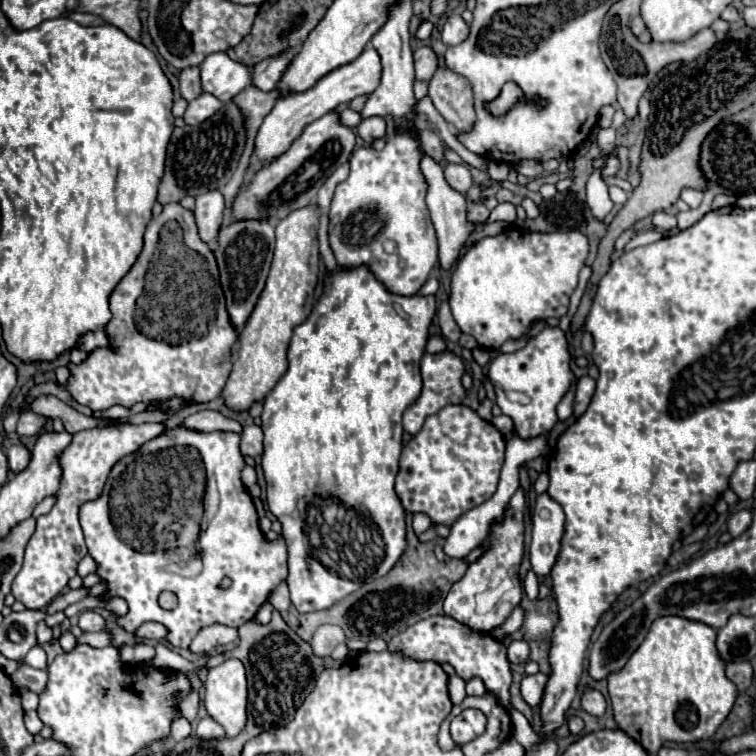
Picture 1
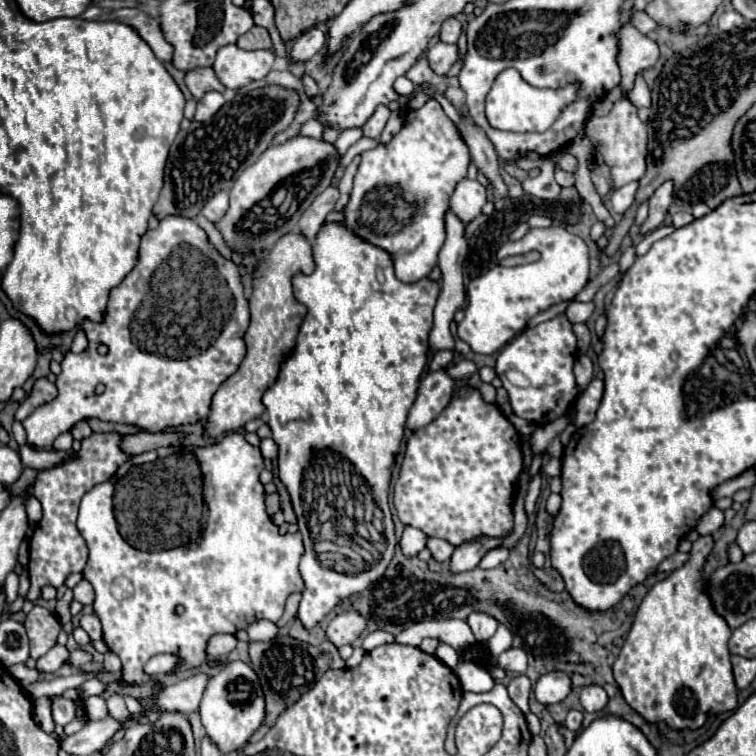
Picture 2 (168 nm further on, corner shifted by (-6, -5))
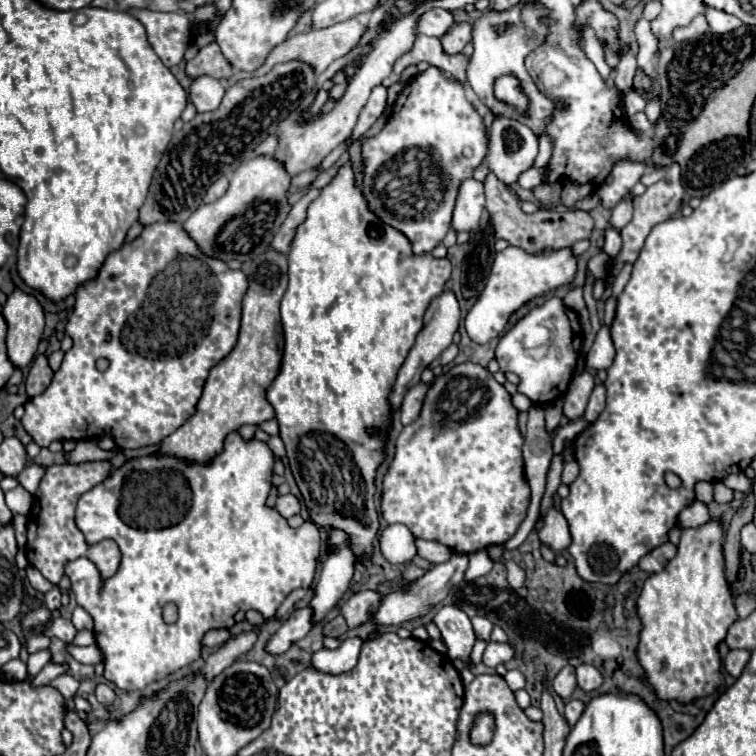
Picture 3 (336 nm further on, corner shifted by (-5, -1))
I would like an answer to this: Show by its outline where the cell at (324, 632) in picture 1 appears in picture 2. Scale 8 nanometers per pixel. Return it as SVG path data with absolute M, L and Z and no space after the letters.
M343 611L327 627L327 639L337 647L353 643L367 627L367 619L357 611Z

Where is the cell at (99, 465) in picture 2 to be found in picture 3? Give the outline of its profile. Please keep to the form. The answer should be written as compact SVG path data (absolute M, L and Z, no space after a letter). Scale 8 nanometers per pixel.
M110 461L102 463L80 463L80 465L52 465L46 469L44 477L40 479L40 485L34 495L34 507L28 517L36 517L32 525L28 525L28 543L26 543L26 557L32 567L36 567L50 583L58 585L58 581L64 575L64 567L82 557L88 555L90 560L98 567L105 579L118 569L120 563L120 550L117 544L108 539L100 542L96 547L86 545L82 531L74 523L74 509L82 493L92 489L96 483L102 483L112 471Z

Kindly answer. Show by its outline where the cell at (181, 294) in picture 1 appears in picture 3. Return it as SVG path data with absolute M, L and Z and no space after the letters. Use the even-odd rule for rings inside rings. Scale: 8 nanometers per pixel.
M176 221L144 227L136 239L126 243L122 251L108 255L96 281L88 281L76 291L76 305L66 325L66 333L74 345L66 351L50 387L24 403L22 425L40 447L48 447L56 439L82 441L104 435L110 435L122 449L160 443L194 415L210 369L218 365L238 341L242 297L248 289L246 275L230 269L220 259L208 257ZM192 295L202 299L198 309L190 305ZM98 359L110 361L108 371L100 373L96 369Z

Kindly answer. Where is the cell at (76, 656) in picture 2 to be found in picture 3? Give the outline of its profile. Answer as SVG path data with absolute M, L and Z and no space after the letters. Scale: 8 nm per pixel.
M48 663L48 665L34 677L32 685L34 685L34 687L38 687L38 685L48 685L52 679L64 675L66 671L68 671L68 665L66 665L66 663Z

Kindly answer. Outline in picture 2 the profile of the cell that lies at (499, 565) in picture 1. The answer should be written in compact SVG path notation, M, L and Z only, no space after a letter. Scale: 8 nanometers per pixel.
M471 613L467 623L469 623L477 641L487 641L497 631L497 621L493 617L489 617L487 613Z

